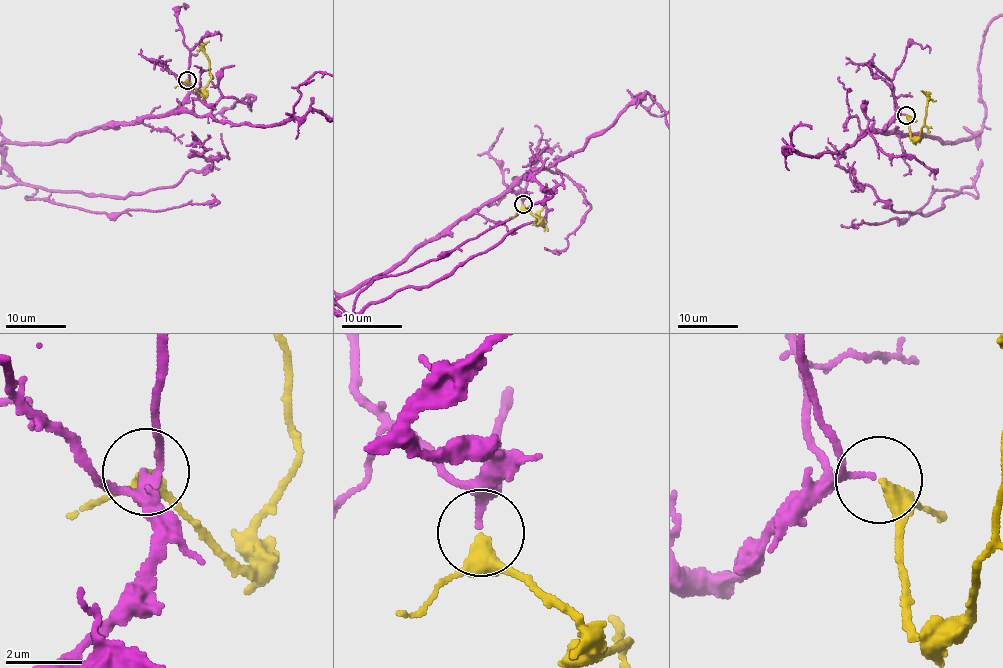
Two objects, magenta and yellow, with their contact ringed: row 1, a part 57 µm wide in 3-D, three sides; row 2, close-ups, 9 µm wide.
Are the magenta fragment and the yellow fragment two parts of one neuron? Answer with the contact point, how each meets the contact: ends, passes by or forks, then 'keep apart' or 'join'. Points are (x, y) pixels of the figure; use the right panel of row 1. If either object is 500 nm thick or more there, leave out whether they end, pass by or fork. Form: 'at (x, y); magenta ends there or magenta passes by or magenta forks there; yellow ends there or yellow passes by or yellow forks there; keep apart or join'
at (906, 115); magenta passes by; yellow passes by; join

